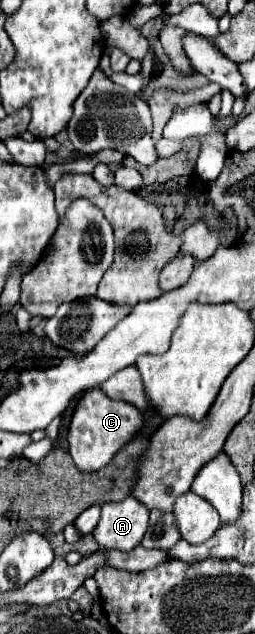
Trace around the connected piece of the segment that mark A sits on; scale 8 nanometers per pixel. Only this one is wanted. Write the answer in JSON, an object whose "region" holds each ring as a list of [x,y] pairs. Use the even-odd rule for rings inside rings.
{"region":[[[135,497],[103,505],[101,519],[93,531],[101,549],[131,551],[141,543],[149,523],[149,509]]]}

